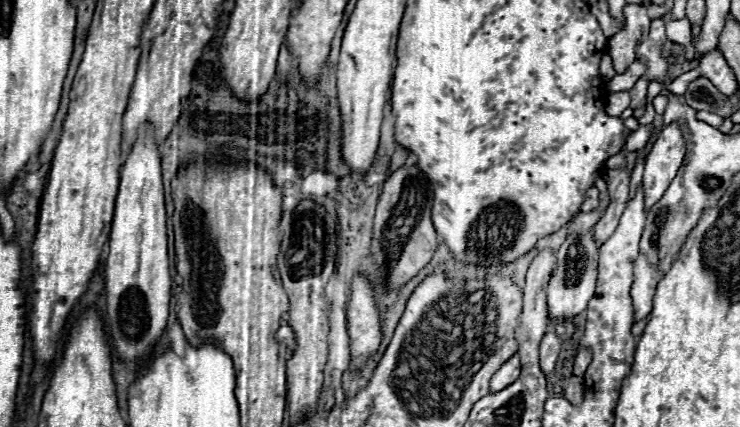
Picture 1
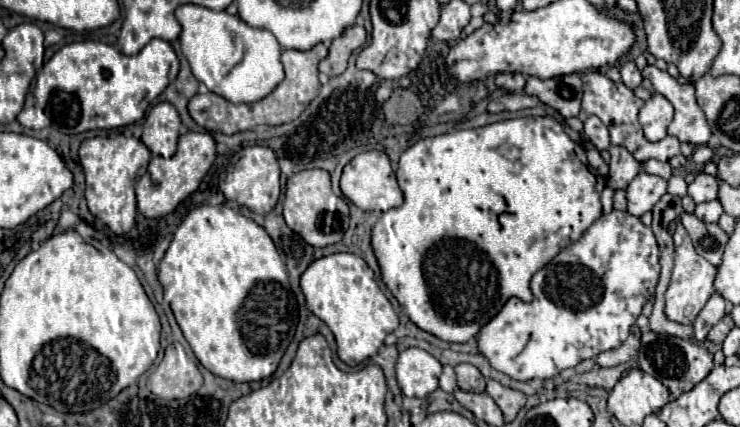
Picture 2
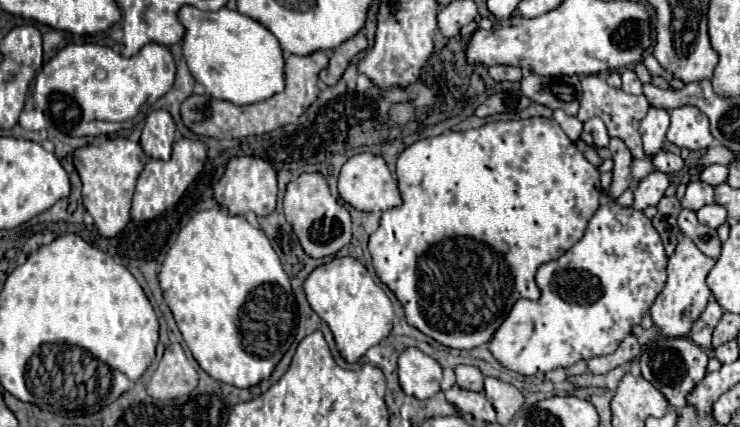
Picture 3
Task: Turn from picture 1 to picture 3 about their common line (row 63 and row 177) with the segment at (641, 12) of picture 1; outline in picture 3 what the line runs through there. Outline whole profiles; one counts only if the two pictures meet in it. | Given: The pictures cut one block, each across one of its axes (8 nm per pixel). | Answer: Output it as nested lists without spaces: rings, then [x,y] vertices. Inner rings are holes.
[[[612,138],[612,140],[610,140],[608,150],[612,152],[612,160],[614,160],[612,188],[610,188],[610,196],[612,196],[612,200],[614,200],[614,198],[618,198],[624,190],[630,188],[630,182],[632,182],[632,174],[630,174],[632,154],[630,154],[630,150],[626,148],[626,144],[624,144],[622,140],[618,140],[618,138]]]

